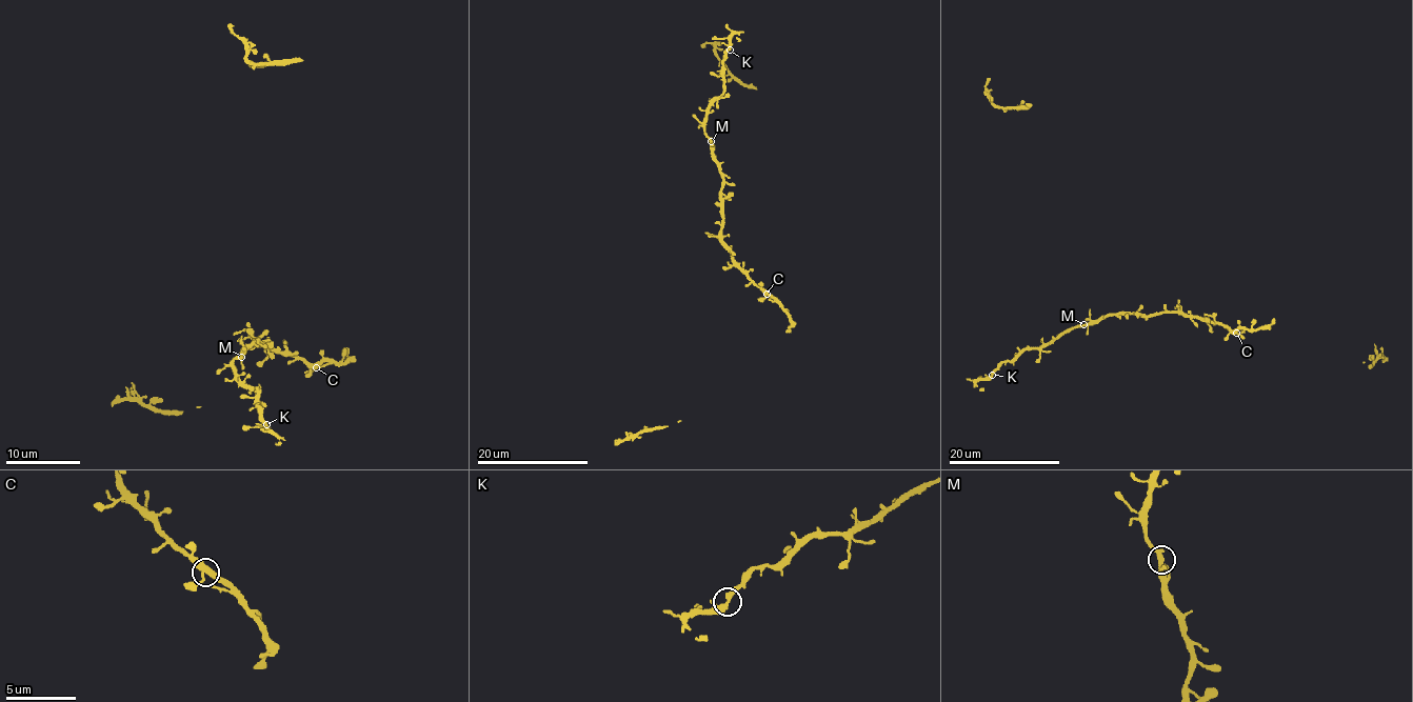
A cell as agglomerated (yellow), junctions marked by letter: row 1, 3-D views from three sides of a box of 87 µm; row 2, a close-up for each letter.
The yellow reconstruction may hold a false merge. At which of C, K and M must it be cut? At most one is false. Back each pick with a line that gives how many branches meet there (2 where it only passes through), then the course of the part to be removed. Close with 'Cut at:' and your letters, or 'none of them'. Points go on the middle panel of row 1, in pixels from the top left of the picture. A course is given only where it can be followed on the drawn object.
Cut at: none of them

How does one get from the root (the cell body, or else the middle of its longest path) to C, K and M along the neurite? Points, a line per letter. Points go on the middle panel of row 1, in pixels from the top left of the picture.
C: (720, 197), (722, 241), (732, 259), (767, 294)
K: (720, 197), (720, 163), (705, 133), (705, 115), (723, 92), (723, 61), (729, 49)
M: (720, 197), (720, 163), (715, 158), (711, 141)

